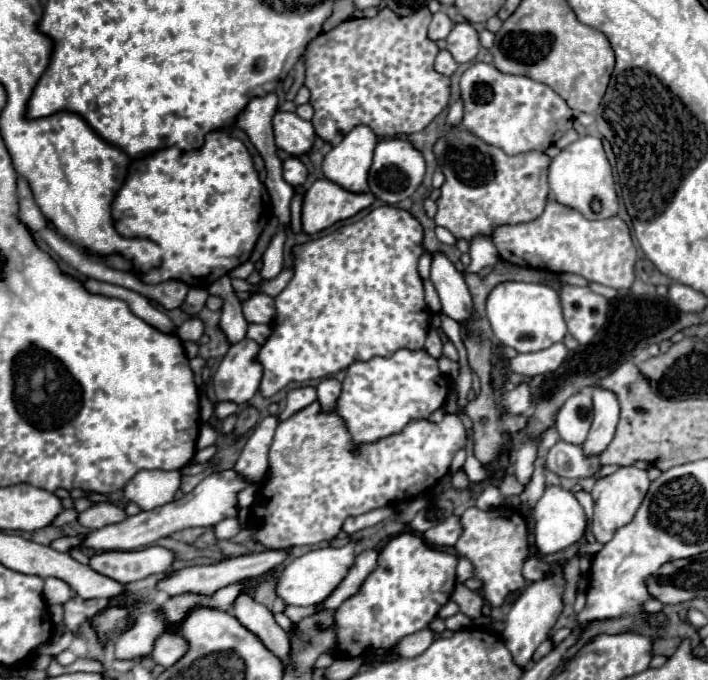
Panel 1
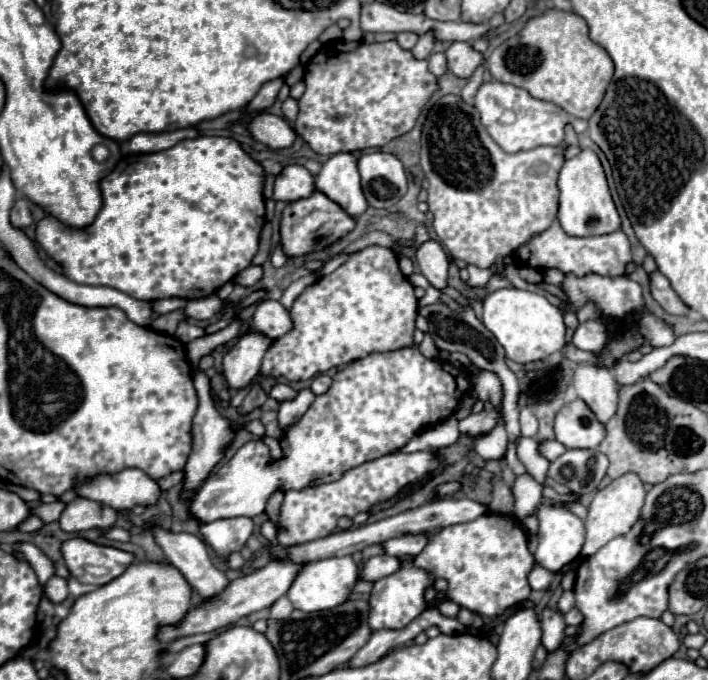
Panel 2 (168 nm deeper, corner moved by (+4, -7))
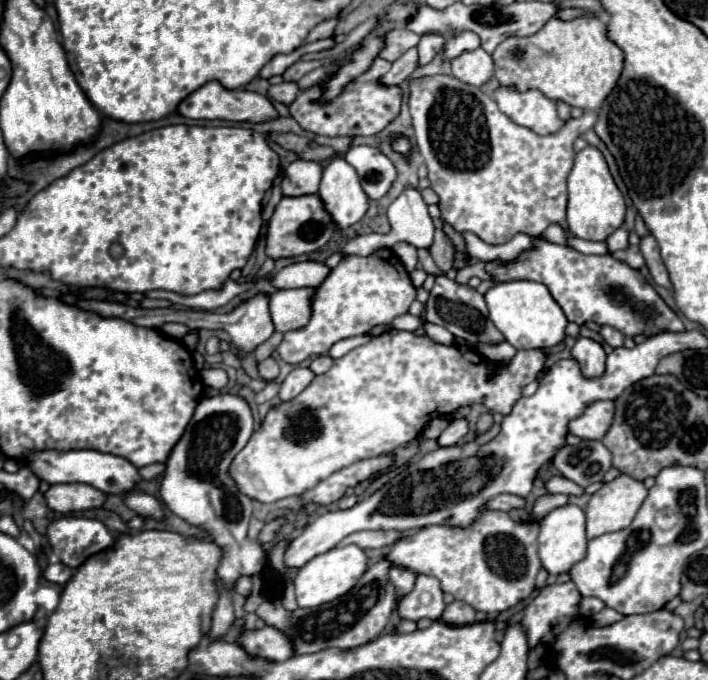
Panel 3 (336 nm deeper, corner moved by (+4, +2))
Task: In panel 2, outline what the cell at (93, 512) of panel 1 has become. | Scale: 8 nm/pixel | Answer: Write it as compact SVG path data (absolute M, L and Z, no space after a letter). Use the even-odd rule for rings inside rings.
M77 496L61 512L59 524L65 532L83 532L89 528L111 528L117 520L117 512L99 502Z

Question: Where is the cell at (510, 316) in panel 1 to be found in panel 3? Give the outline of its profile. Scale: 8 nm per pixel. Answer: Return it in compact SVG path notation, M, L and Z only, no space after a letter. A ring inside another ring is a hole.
M535 281L495 283L485 293L485 301L489 307L491 321L505 335L507 343L511 343L515 349L553 347L561 343L565 337L567 317L543 283L535 283Z

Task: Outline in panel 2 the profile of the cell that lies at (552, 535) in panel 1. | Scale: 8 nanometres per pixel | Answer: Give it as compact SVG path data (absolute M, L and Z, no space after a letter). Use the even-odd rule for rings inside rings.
M553 504L539 506L537 518L539 546L535 550L535 560L545 570L559 572L581 554L585 544L583 520Z

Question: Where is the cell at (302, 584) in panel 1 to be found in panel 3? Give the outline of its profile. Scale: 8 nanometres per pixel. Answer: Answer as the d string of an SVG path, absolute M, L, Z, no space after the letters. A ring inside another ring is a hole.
M357 545L335 547L335 549L331 549L331 551L323 553L323 555L313 557L295 575L295 595L297 595L299 607L323 605L327 601L333 601L333 599L345 595L359 581L359 577L365 571L367 571L367 555Z

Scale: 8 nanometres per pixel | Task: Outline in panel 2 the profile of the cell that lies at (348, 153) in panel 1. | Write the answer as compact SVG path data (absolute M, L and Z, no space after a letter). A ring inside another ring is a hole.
M339 152L331 156L317 180L315 186L319 192L323 192L327 198L331 198L335 204L339 204L351 218L357 218L367 210L367 200L361 192L359 184L359 172L357 172L357 158L353 154Z

